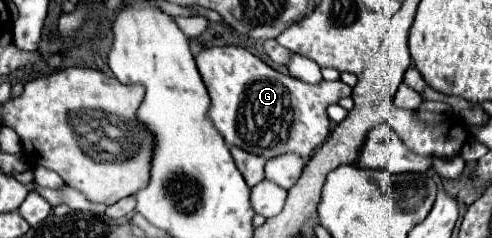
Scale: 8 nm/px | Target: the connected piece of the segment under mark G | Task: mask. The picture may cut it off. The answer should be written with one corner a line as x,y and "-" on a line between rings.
239,46
207,48
195,56
195,62
211,98
209,118
213,126
227,144
265,156
267,160
285,152
297,152
299,156
311,158
329,136
329,116
325,108
351,96
351,88
341,80
323,80
315,86
305,84
273,70

